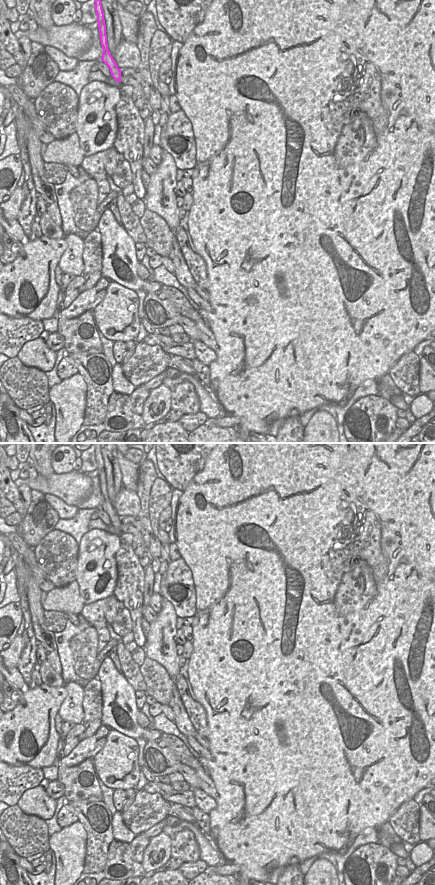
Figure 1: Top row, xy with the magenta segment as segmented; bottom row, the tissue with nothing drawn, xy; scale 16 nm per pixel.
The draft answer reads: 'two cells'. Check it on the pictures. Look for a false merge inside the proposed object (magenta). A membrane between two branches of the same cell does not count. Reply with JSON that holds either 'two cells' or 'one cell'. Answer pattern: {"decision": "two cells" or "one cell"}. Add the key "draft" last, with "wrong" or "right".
{"decision": "two cells", "draft": "right"}

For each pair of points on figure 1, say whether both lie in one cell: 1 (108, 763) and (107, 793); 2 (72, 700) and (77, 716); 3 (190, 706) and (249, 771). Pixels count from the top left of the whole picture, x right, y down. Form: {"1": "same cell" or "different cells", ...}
{"1": "different cells", "2": "same cell", "3": "different cells"}

